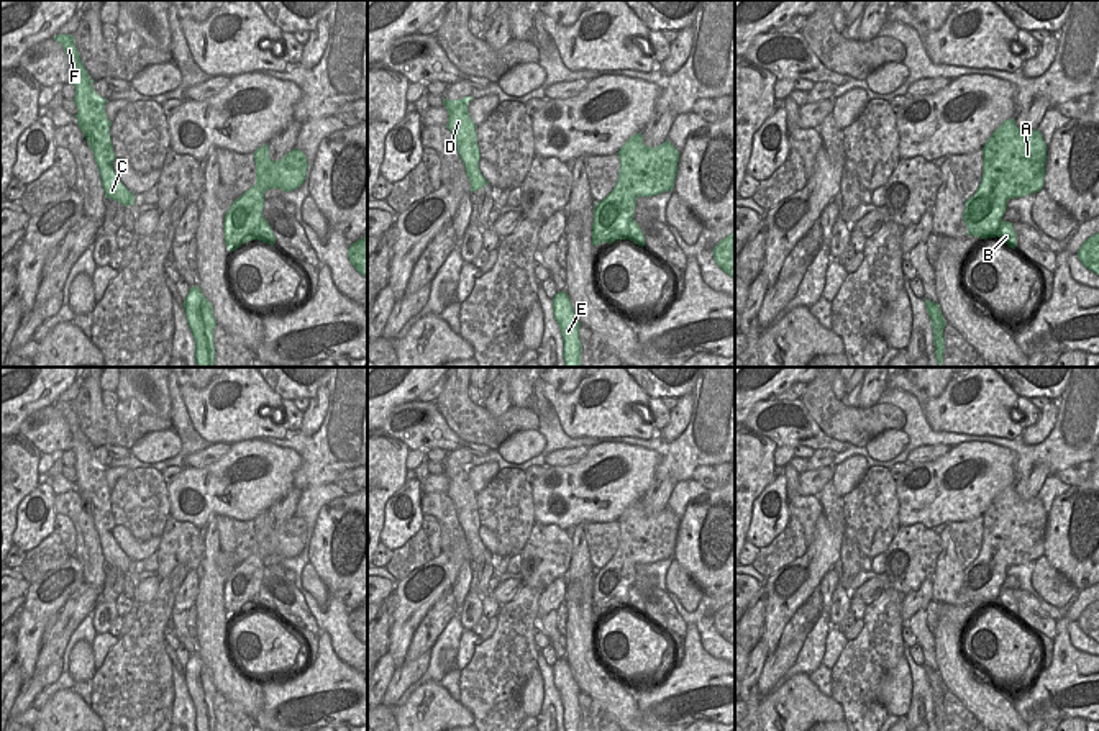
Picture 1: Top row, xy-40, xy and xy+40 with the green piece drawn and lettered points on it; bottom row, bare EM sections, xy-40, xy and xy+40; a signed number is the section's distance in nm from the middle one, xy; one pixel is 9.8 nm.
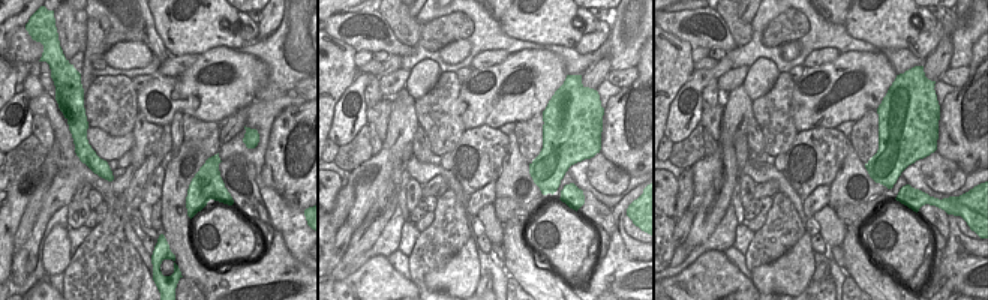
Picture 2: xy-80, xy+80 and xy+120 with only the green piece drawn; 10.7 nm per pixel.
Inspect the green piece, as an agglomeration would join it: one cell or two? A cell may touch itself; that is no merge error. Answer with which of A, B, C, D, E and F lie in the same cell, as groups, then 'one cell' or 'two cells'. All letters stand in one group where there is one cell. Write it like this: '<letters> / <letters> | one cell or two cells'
A E / B C D F | two cells

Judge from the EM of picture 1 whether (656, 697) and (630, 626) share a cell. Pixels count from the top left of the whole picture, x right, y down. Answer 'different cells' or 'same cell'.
different cells

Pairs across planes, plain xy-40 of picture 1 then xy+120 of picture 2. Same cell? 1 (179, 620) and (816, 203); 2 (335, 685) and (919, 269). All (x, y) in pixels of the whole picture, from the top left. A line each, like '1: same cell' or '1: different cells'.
1: different cells
2: different cells

